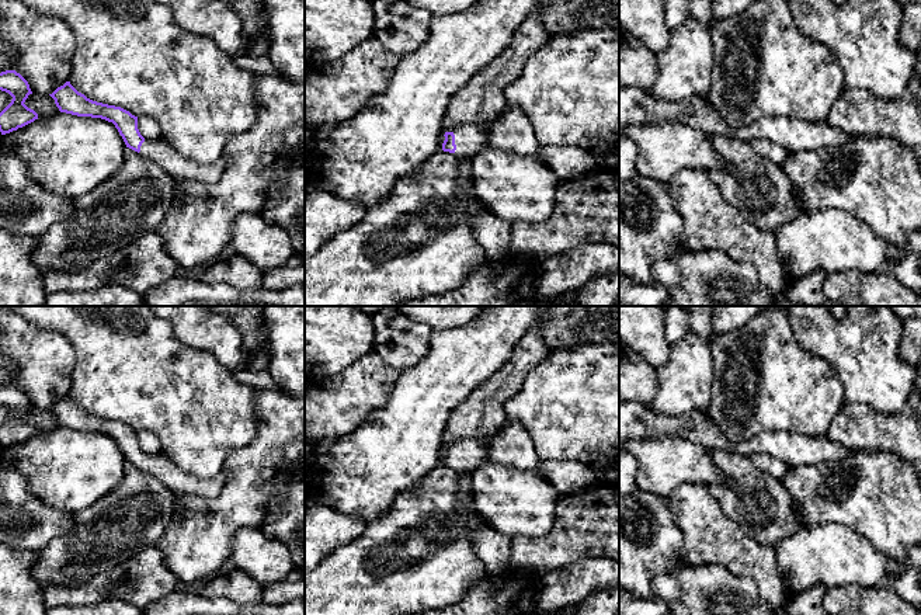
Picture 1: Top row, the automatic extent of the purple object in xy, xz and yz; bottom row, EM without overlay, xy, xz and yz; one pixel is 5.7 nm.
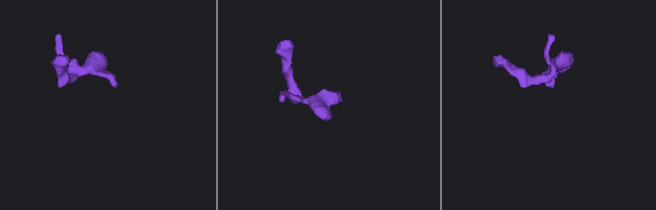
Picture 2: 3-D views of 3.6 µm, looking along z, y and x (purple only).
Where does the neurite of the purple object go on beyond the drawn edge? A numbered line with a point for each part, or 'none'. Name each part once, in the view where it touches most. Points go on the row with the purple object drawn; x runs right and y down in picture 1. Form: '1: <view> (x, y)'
1: xz (469, 141)

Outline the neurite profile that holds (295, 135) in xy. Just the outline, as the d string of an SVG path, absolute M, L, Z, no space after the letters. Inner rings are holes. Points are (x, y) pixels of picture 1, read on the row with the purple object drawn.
M293 124L288 129L285 135L285 143L289 147L299 147L299 145L305 140L305 126Z

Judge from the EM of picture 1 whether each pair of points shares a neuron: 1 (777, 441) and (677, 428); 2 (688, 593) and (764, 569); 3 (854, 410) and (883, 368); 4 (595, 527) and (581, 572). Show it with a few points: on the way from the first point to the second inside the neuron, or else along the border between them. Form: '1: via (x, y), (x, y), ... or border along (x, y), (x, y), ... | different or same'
1: via (751, 447), (725, 445), (702, 430) | same
2: border along (708, 565), (749, 577), (763, 600) | different
3: border along (845, 400), (865, 403), (876, 412), (890, 414) | different
4: border along (604, 556), (577, 560), (553, 569) | different

